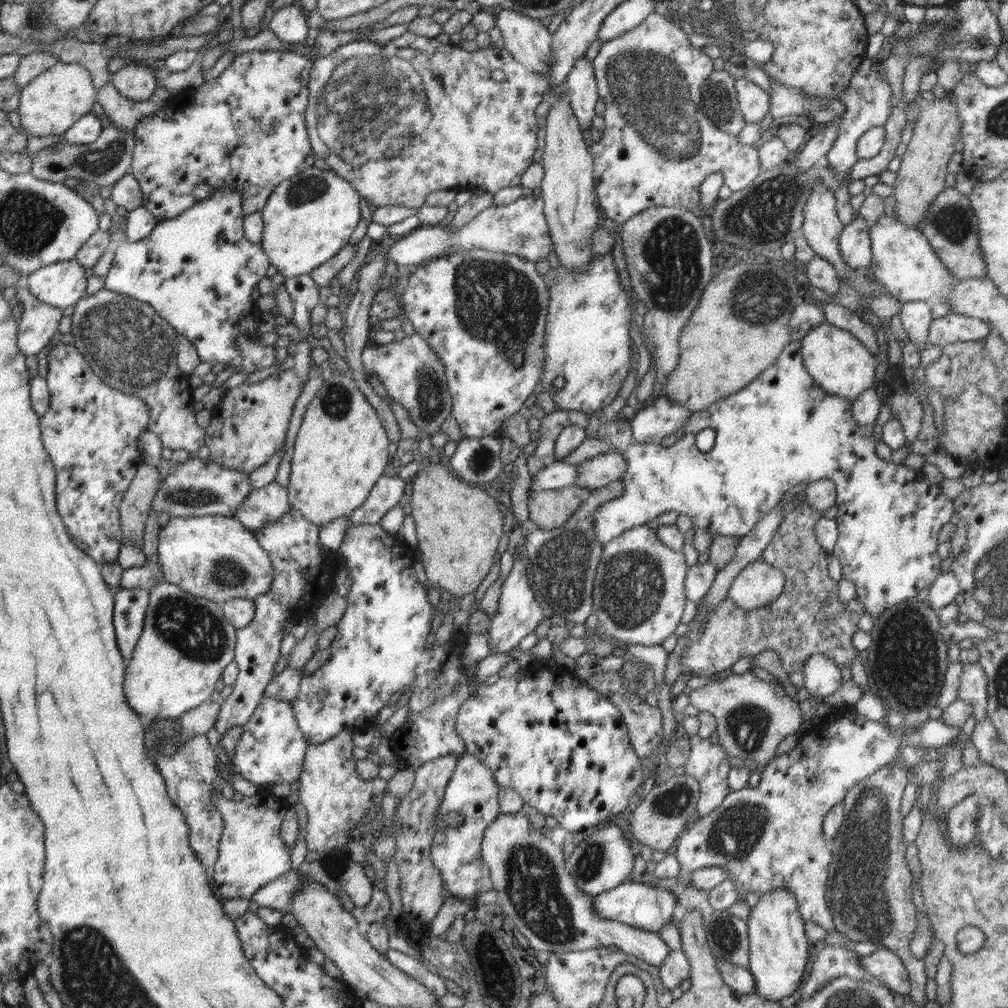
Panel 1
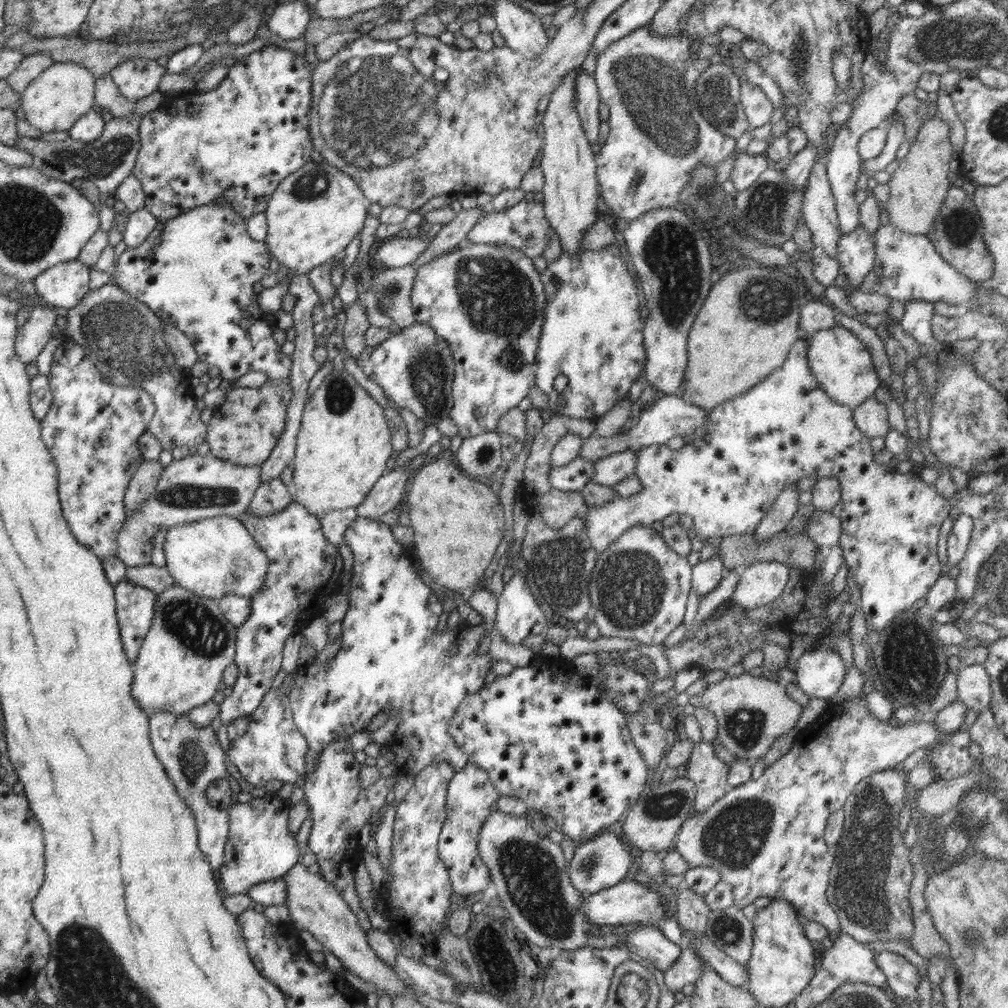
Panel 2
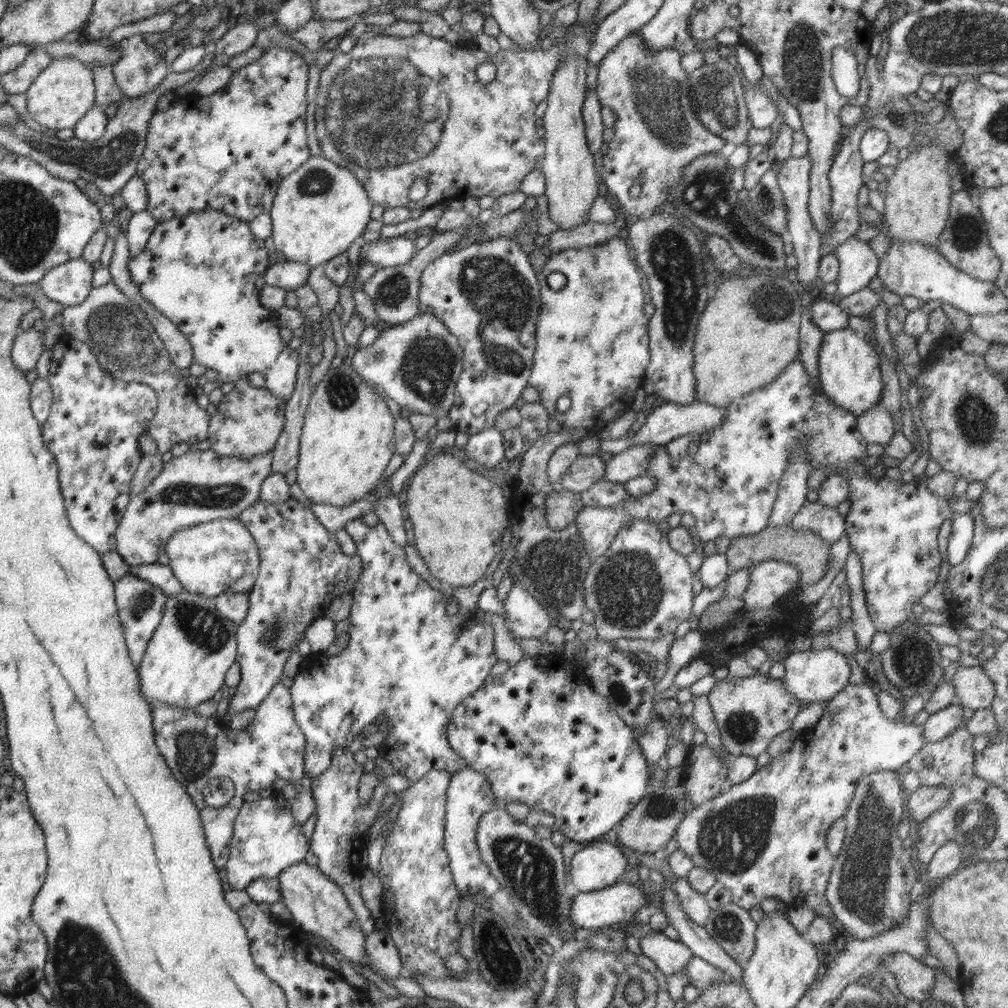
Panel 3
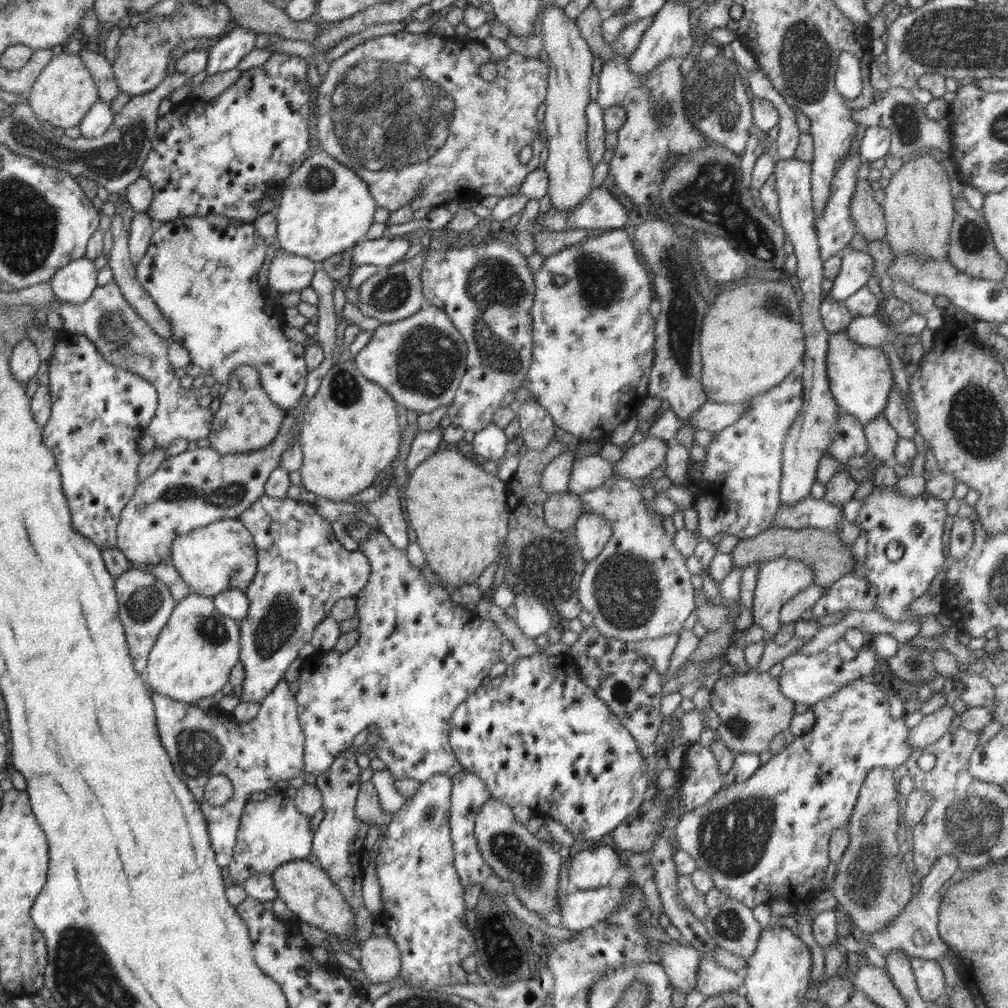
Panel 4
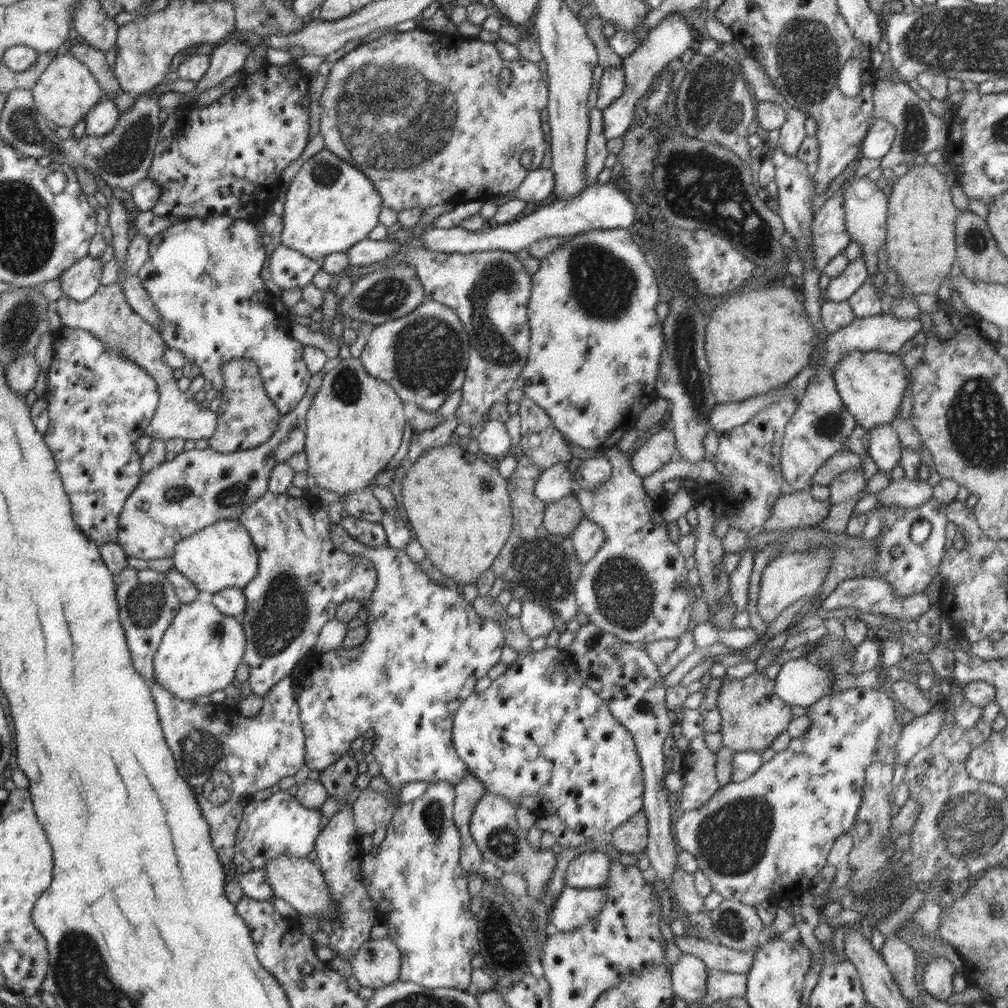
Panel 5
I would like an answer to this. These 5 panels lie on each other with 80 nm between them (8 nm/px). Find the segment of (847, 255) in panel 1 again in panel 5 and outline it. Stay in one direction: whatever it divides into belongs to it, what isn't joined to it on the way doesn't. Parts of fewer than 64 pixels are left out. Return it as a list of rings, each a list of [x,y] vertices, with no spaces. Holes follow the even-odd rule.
[[[864,257],[858,260],[849,260],[844,272],[831,278],[825,289],[825,298],[828,301],[847,301],[857,289],[868,282],[868,271]]]

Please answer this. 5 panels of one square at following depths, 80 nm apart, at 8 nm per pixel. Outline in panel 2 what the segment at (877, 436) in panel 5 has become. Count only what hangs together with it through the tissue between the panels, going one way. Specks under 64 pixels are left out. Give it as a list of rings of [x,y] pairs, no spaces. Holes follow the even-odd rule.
[[[882,395],[867,398],[867,401],[853,408],[853,419],[855,425],[869,439],[877,436],[885,437],[891,428],[888,424],[888,413],[884,401],[882,401]]]

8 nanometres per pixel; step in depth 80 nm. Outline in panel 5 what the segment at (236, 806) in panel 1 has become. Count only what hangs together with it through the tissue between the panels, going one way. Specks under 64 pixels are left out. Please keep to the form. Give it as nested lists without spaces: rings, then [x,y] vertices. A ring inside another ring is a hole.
[[[277,791],[262,801],[250,801],[243,810],[241,823],[237,828],[236,845],[233,856],[233,872],[250,872],[265,868],[268,860],[276,856],[307,857],[313,850],[322,828],[322,817],[317,808],[302,806],[288,791]]]

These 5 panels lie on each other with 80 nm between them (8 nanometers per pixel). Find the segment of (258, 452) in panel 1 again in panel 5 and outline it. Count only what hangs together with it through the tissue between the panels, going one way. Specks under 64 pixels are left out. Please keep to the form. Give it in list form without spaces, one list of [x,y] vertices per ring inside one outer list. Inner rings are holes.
[[[235,359],[222,366],[223,390],[217,412],[217,427],[208,439],[216,452],[244,451],[264,444],[275,432],[281,415],[264,390],[259,368],[247,359]]]

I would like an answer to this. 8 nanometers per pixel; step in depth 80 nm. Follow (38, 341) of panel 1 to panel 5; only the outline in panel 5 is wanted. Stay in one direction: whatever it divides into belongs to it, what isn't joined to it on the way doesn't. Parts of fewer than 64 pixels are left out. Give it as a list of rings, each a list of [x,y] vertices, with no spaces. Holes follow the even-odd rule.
[[[20,354],[4,370],[9,387],[24,398],[34,388],[38,372],[41,370],[34,356],[34,354]]]

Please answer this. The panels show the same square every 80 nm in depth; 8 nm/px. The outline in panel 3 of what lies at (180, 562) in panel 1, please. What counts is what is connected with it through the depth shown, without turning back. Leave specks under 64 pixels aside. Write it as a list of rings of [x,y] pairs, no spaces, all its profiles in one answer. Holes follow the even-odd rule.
[[[223,518],[183,528],[167,540],[170,569],[184,591],[204,597],[224,593],[248,594],[260,567],[259,548],[250,531],[237,518]]]

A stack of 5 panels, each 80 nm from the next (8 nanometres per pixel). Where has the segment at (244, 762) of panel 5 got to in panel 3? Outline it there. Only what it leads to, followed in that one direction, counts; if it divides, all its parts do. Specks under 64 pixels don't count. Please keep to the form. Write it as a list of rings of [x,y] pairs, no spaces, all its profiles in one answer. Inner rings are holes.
[[[278,682],[272,687],[268,697],[260,704],[258,712],[251,720],[250,727],[244,730],[232,730],[228,727],[228,733],[224,733],[222,721],[215,719],[214,716],[200,716],[192,709],[178,709],[170,707],[166,703],[156,703],[153,706],[152,720],[156,746],[174,778],[180,784],[183,784],[192,802],[198,807],[204,837],[206,837],[206,845],[210,850],[212,862],[218,869],[224,868],[229,859],[230,842],[234,838],[234,821],[237,819],[244,794],[260,792],[268,786],[272,786],[272,782],[279,778],[294,782],[305,775],[304,751],[306,739],[295,721],[292,708],[289,688]],[[222,776],[228,777],[233,782],[235,786],[234,796],[223,807],[208,806],[203,799],[203,790],[212,778]]]

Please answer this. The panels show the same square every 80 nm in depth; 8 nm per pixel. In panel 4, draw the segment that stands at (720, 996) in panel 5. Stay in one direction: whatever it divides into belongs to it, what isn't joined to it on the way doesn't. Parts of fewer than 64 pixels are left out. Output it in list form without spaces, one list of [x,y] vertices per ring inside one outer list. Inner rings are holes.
[[[701,957],[695,989],[708,997],[723,992],[743,992],[743,978],[737,972],[716,964],[710,957]]]

